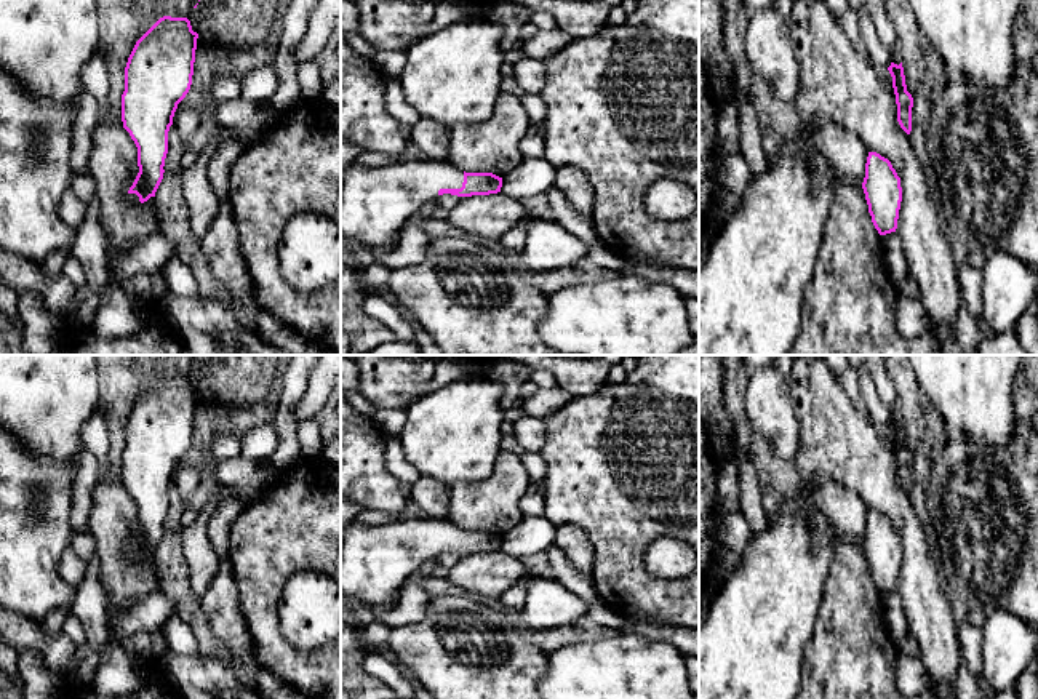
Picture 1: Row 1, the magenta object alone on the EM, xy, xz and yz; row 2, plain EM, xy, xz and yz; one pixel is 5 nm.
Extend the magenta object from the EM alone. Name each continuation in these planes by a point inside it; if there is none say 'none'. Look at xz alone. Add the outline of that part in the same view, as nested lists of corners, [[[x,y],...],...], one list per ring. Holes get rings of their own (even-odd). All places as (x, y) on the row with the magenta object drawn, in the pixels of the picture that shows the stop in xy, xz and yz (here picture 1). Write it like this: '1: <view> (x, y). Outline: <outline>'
1: xz (376, 202). Outline: [[[409,154],[401,162],[385,166],[352,163],[341,171],[341,242],[363,246],[390,246],[400,229],[440,189],[461,189],[464,171],[448,162],[430,160]]]

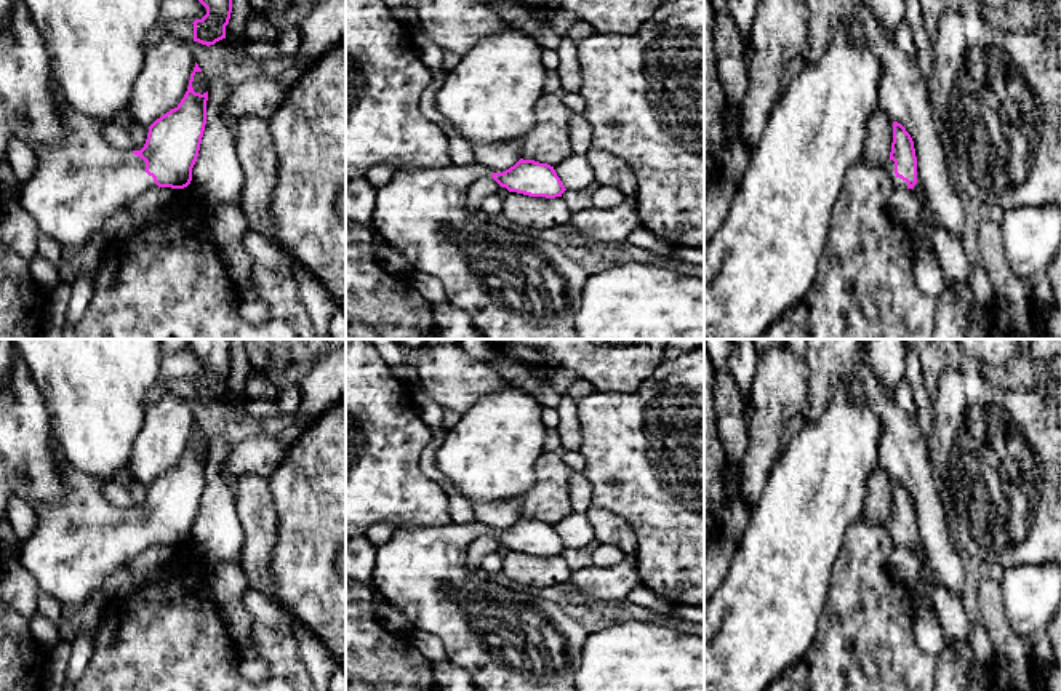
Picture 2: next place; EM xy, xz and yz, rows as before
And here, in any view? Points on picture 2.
1: xy (77, 184). Outline: [[[53,82],[53,93],[59,109],[70,125],[69,138],[59,146],[34,147],[38,165],[19,194],[19,203],[37,222],[40,235],[48,235],[61,248],[80,246],[94,232],[104,229],[107,218],[139,197],[158,187],[146,173],[146,162],[133,152],[109,146],[102,138],[104,123],[70,110],[61,90]]]

